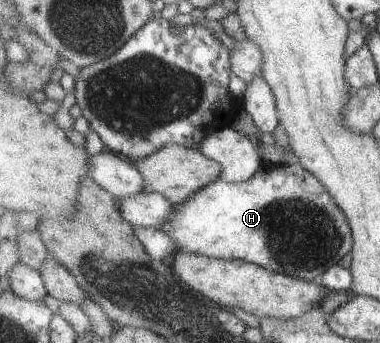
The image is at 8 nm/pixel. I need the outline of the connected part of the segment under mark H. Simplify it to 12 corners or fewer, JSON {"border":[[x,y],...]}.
{"border":[[301,163],[219,178],[159,229],[175,256],[313,282],[354,246]]}

